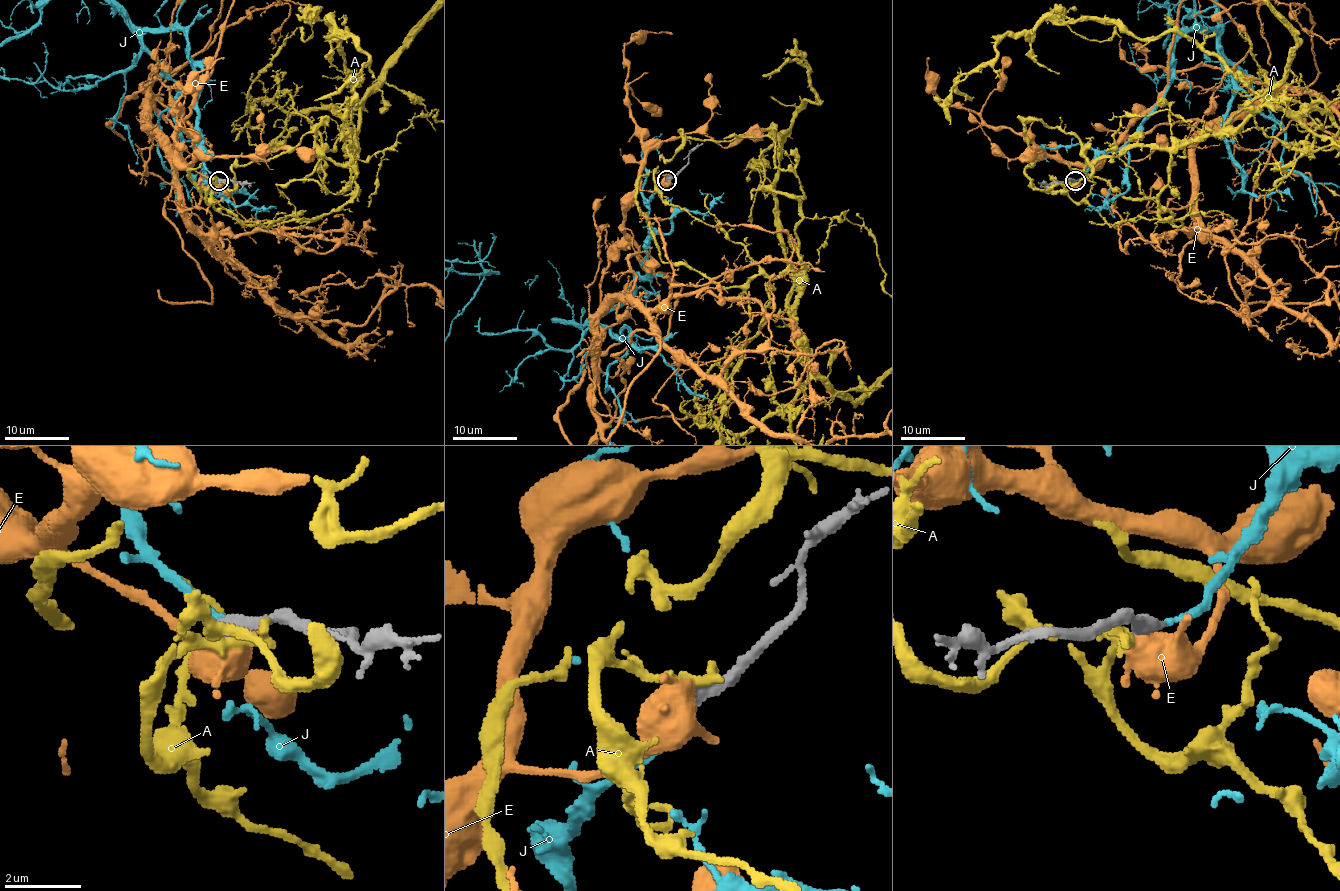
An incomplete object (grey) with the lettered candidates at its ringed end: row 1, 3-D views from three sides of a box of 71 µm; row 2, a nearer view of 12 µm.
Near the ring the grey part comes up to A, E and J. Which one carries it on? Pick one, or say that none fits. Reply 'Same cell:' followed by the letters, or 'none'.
Same cell: J

